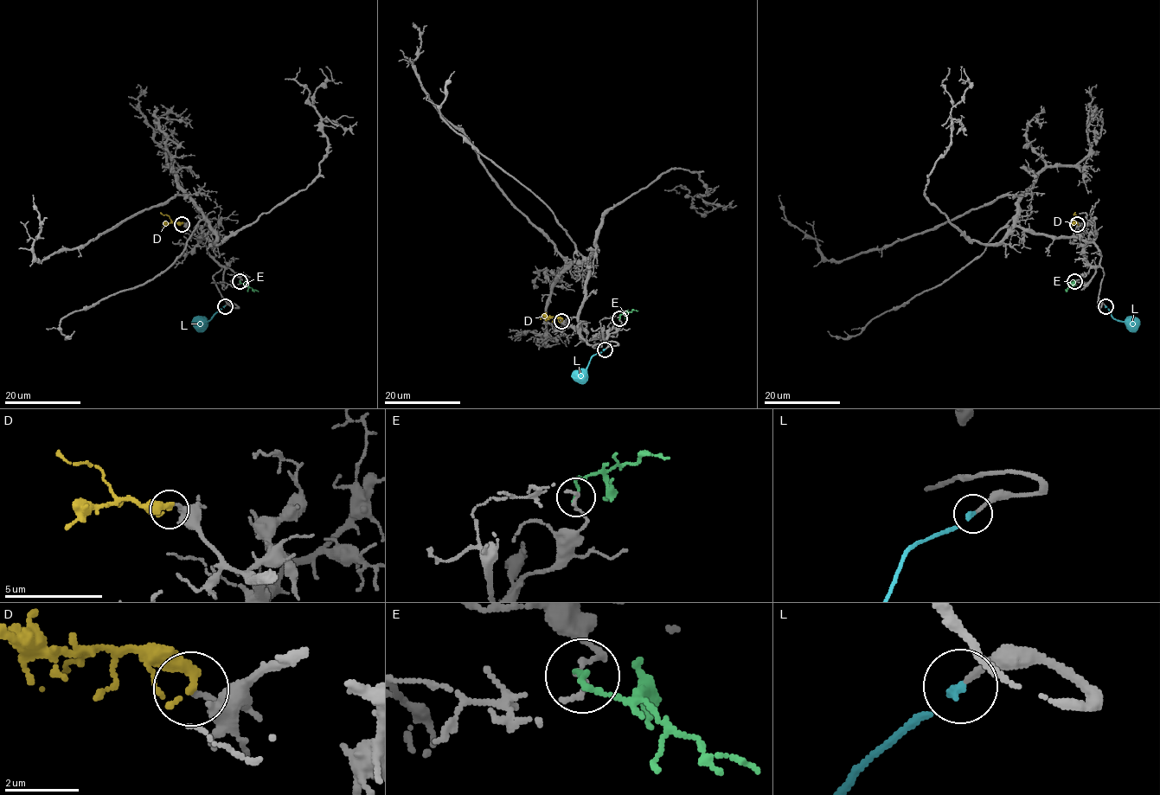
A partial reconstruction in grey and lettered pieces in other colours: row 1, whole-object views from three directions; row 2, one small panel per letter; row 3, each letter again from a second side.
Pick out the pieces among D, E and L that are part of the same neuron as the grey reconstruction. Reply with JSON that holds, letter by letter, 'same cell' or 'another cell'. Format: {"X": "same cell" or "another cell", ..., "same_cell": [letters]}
{"D": "another cell", "E": "another cell", "L": "same cell", "same_cell": ["L"]}

